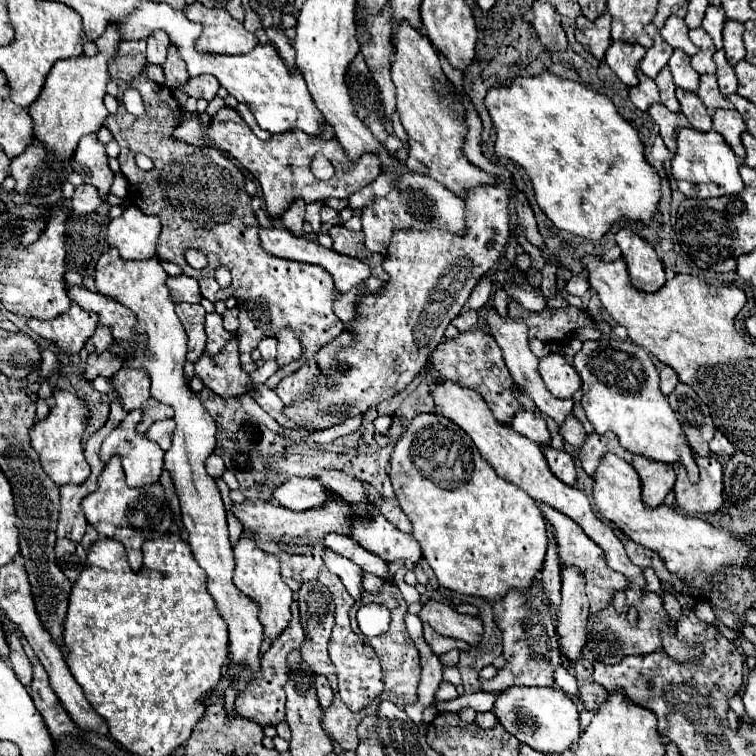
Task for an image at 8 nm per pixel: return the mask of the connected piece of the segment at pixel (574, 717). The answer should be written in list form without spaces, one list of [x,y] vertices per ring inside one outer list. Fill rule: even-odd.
[[[509,687],[509,689],[499,693],[495,707],[493,707],[493,713],[497,715],[499,723],[505,727],[507,733],[513,733],[521,743],[533,747],[539,753],[559,753],[561,755],[567,751],[567,747],[571,747],[579,739],[579,733],[581,733],[579,711],[577,711],[573,699],[555,687],[549,687],[549,689],[543,689],[543,687]]]

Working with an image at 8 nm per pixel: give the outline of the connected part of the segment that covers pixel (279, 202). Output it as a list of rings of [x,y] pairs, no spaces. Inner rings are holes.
[[[223,107],[217,111],[217,115],[211,119],[207,135],[217,149],[227,151],[247,171],[251,171],[253,177],[259,179],[259,185],[261,185],[261,191],[265,197],[265,205],[267,205],[267,213],[271,217],[279,217],[289,207],[289,203],[295,199],[305,199],[305,203],[325,201],[329,197],[347,199],[351,193],[357,193],[359,189],[363,189],[365,185],[375,181],[375,177],[381,173],[377,153],[365,153],[359,161],[353,163],[335,137],[317,139],[317,137],[305,135],[303,131],[287,131],[281,135],[273,135],[267,141],[261,141],[249,129],[249,125],[243,121],[243,117],[231,107]],[[315,155],[327,157],[331,161],[331,165],[335,167],[335,175],[329,181],[319,181],[311,173],[311,159]]]

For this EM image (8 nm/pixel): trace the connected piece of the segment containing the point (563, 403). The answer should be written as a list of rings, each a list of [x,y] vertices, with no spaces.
[[[489,309],[485,319],[489,321],[489,331],[491,331],[491,335],[495,337],[497,345],[501,347],[501,351],[503,351],[503,361],[505,361],[509,373],[513,375],[515,383],[523,389],[525,395],[529,395],[529,397],[535,401],[535,405],[537,405],[537,409],[539,409],[541,413],[545,413],[545,415],[549,415],[551,419],[555,419],[557,425],[563,425],[563,423],[565,423],[565,417],[573,411],[573,401],[571,401],[571,399],[557,399],[557,397],[553,397],[553,393],[545,387],[545,383],[543,383],[543,379],[541,379],[541,375],[539,375],[539,359],[537,359],[537,357],[531,353],[531,349],[529,349],[527,325],[525,325],[521,319],[499,317],[495,309]]]

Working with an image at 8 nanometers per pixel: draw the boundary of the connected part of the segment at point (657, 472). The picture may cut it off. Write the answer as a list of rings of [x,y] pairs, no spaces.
[[[633,455],[631,465],[641,477],[645,505],[657,507],[675,485],[675,469],[669,463],[653,463],[653,459],[645,459],[639,455]]]

